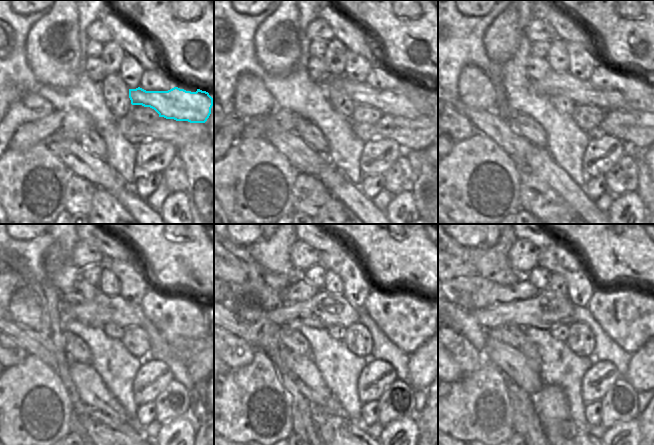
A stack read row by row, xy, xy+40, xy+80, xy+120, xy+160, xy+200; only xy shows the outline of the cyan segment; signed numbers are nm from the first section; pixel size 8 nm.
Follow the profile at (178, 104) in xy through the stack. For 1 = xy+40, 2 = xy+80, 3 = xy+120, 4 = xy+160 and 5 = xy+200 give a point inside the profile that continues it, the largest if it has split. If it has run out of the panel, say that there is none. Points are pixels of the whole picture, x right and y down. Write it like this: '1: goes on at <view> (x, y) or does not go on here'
1: goes on at xy+40 (389, 103)
2: goes on at xy+80 (580, 92)
3: goes on at xy+120 (102, 309)
4: goes on at xy+160 (325, 309)
5: goes on at xy+200 (547, 309)

